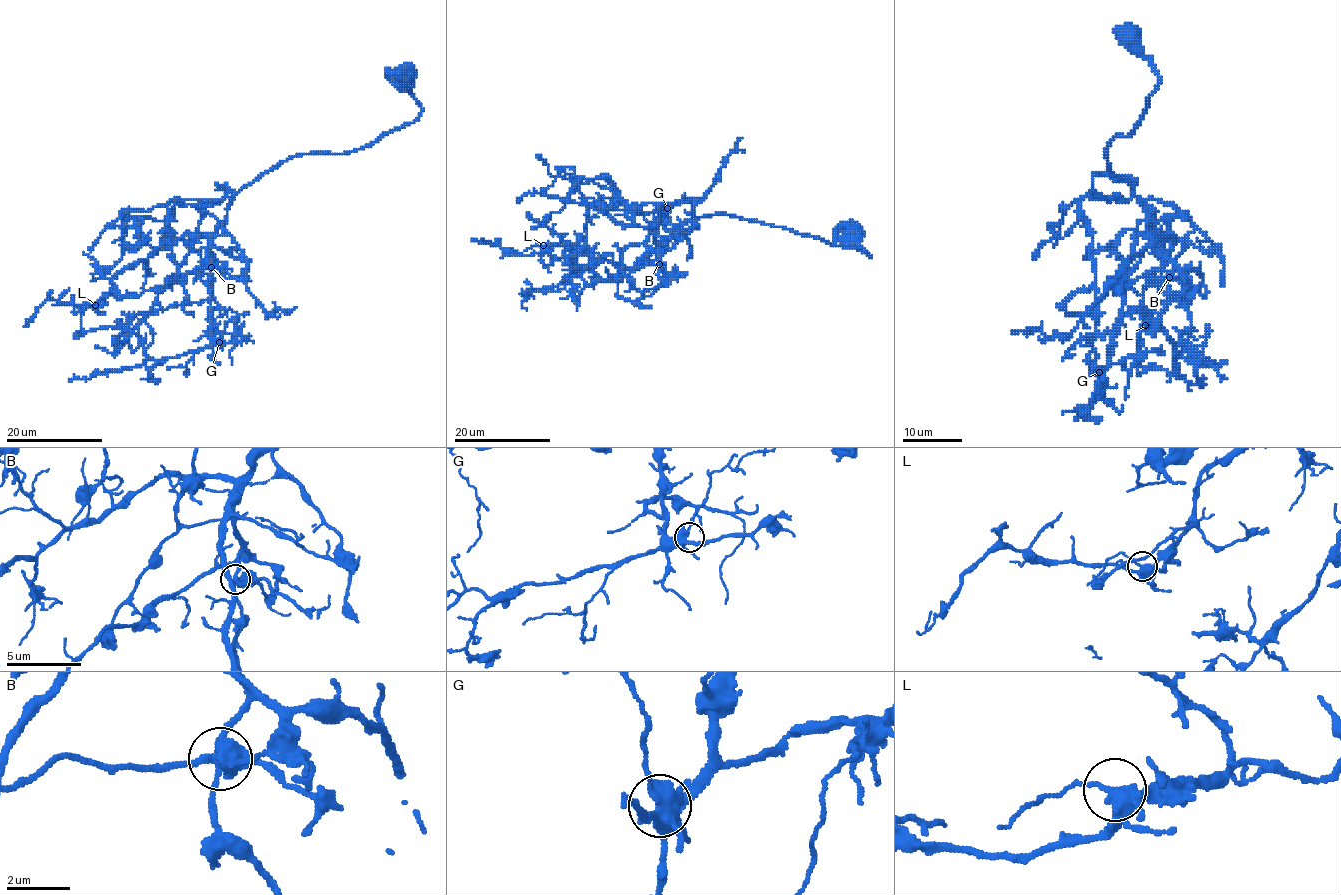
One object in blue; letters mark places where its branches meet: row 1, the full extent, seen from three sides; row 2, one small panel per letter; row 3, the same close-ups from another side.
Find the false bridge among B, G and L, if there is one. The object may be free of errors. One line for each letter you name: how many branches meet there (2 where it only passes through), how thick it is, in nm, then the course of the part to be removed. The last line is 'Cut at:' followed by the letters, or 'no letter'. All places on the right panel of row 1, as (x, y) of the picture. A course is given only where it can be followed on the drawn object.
Cut at: no letter

